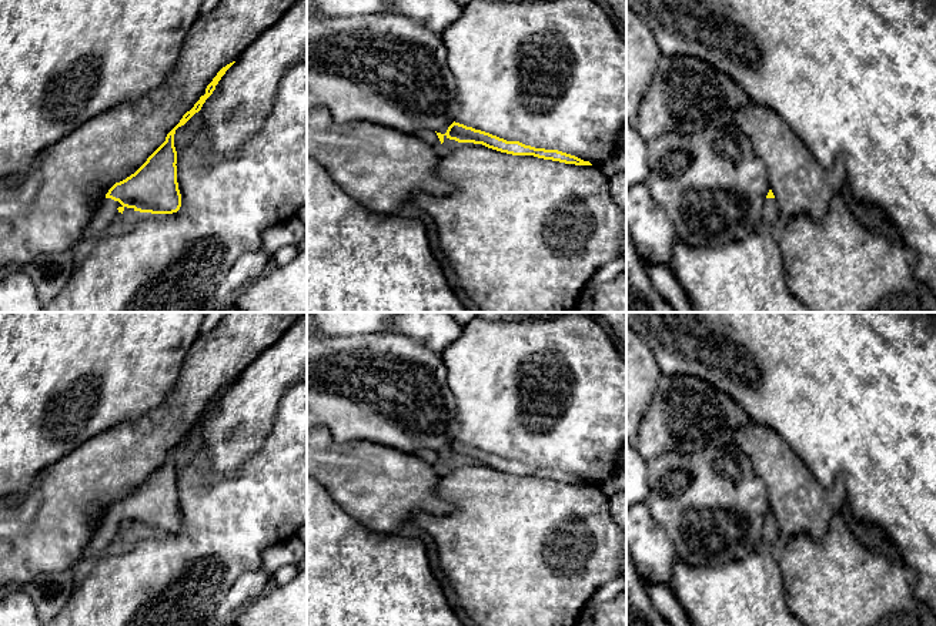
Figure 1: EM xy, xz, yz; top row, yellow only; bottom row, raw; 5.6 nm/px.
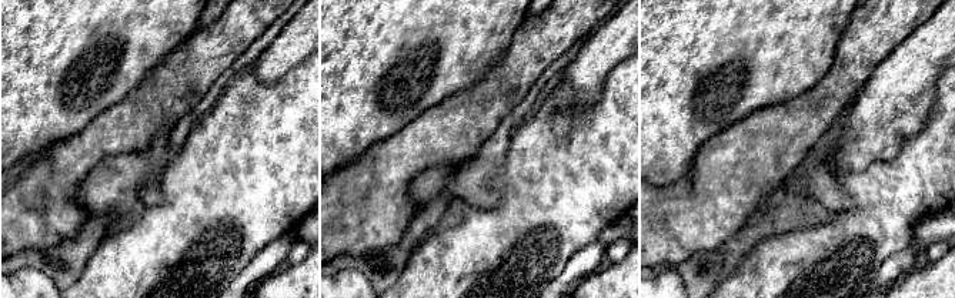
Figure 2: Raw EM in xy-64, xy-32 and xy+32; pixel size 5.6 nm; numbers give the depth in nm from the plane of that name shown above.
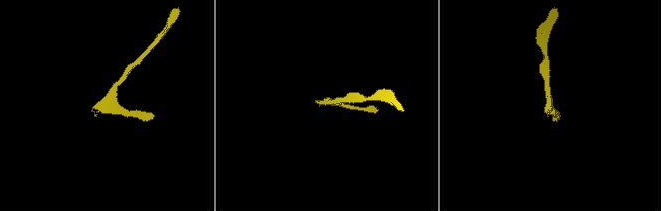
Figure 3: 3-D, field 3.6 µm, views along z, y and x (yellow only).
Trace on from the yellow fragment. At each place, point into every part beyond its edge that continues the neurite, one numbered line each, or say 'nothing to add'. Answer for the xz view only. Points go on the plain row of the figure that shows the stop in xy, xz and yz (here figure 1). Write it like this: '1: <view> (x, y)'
1: xz (430, 457)

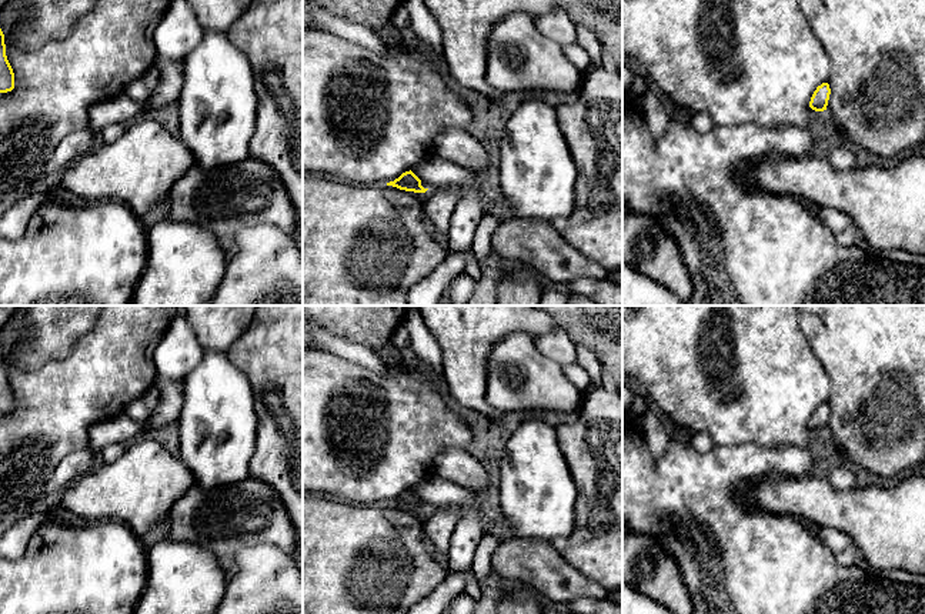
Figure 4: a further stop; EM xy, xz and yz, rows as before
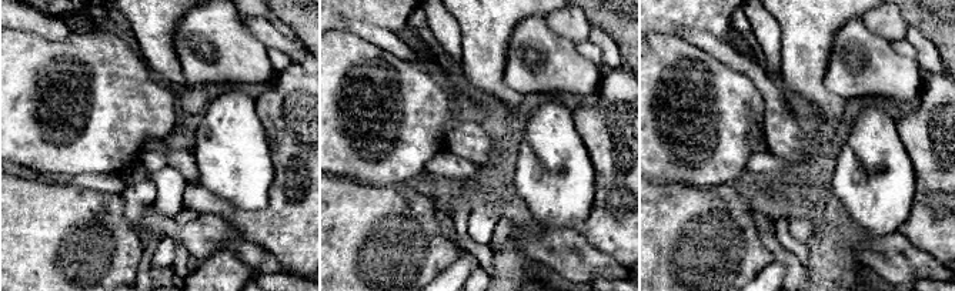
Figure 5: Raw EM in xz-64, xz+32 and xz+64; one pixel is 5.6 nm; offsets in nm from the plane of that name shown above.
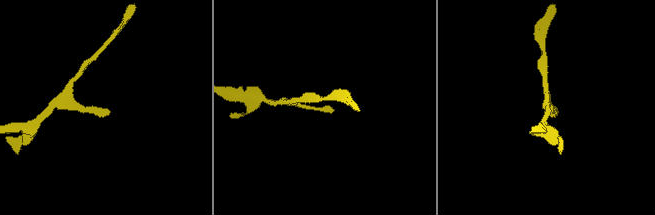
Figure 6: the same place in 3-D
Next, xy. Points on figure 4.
nothing to add

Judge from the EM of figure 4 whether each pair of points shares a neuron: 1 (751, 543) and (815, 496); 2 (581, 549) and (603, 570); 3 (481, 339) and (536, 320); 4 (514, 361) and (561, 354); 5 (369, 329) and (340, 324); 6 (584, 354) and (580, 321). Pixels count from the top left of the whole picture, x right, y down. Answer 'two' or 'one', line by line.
1: two
2: one
3: one
4: two
5: one
6: two

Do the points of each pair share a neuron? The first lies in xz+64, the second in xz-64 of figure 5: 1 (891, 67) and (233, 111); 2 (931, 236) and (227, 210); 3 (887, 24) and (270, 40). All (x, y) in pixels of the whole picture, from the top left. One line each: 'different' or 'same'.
1: different
2: same
3: same

